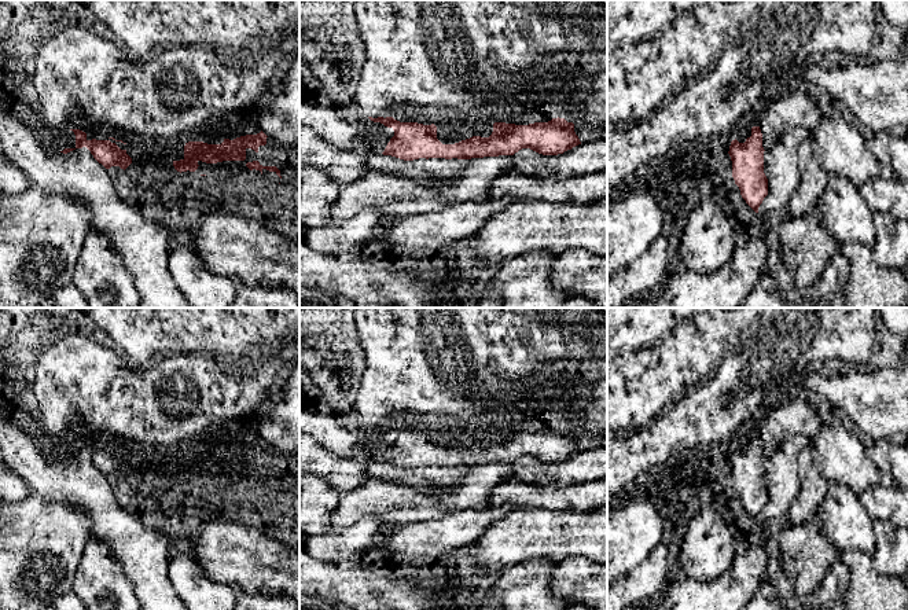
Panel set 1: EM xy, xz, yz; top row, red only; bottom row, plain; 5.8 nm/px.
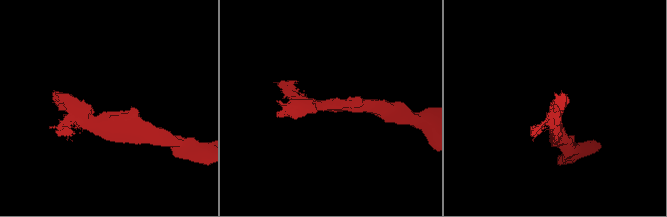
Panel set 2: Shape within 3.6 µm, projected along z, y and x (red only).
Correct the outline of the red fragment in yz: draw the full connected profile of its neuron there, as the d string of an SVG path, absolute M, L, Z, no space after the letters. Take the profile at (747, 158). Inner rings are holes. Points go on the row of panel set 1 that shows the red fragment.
M760 126L751 128L751 136L745 143L731 142L729 157L732 177L746 203L758 213L758 207L768 195L768 179L764 173L764 147Z

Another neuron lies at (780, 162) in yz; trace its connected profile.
M793 128L779 142L764 151L764 173L768 179L768 195L758 207L760 216L776 214L783 217L790 198L799 185L798 169L799 147L810 139L810 132L804 128Z

